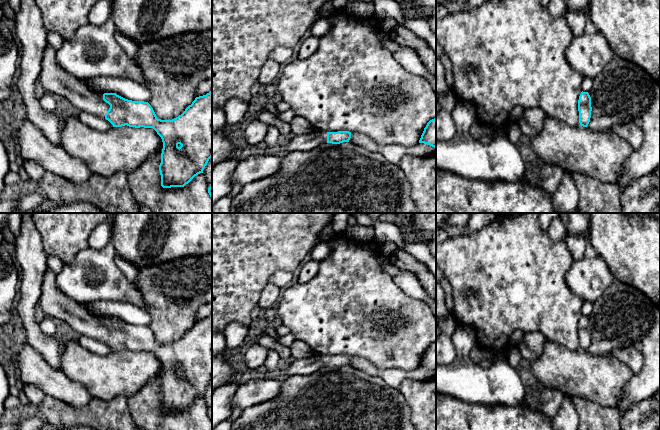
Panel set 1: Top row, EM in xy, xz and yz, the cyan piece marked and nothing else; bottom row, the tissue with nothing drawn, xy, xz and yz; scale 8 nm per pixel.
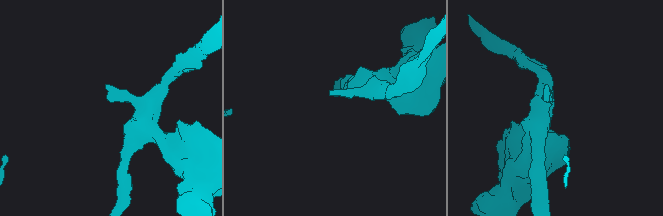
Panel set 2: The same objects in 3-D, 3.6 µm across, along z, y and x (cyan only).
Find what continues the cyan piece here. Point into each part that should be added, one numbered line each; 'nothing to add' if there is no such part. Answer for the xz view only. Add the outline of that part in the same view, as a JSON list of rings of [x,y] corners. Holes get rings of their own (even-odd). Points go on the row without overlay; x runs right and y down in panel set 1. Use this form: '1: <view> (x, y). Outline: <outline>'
1: xz (304, 366). Outline: [[[314,354],[309,358],[293,359],[280,367],[286,376],[308,375],[327,367],[327,356]]]

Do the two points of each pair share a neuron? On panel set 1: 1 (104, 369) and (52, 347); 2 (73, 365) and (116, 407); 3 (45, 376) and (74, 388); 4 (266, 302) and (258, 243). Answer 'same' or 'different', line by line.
1: different
2: different
3: same
4: different

